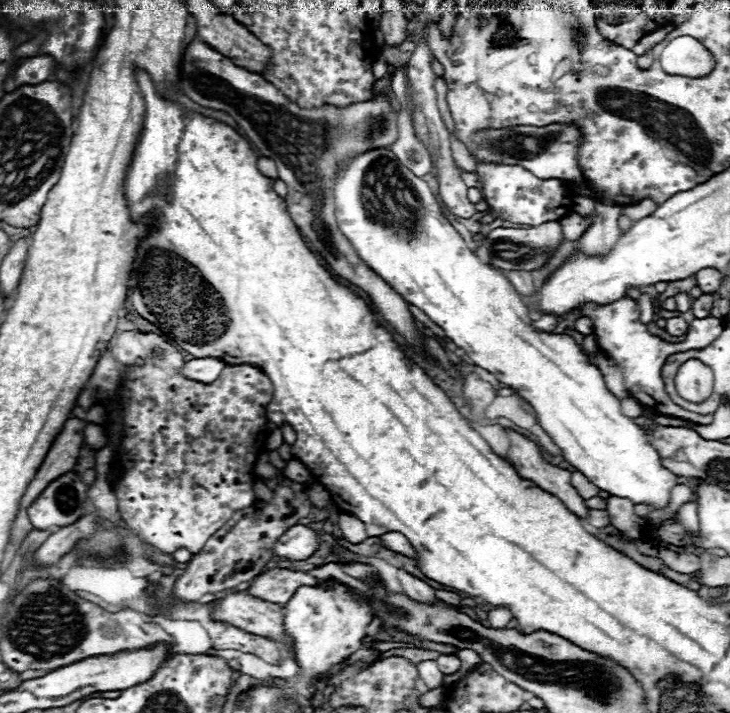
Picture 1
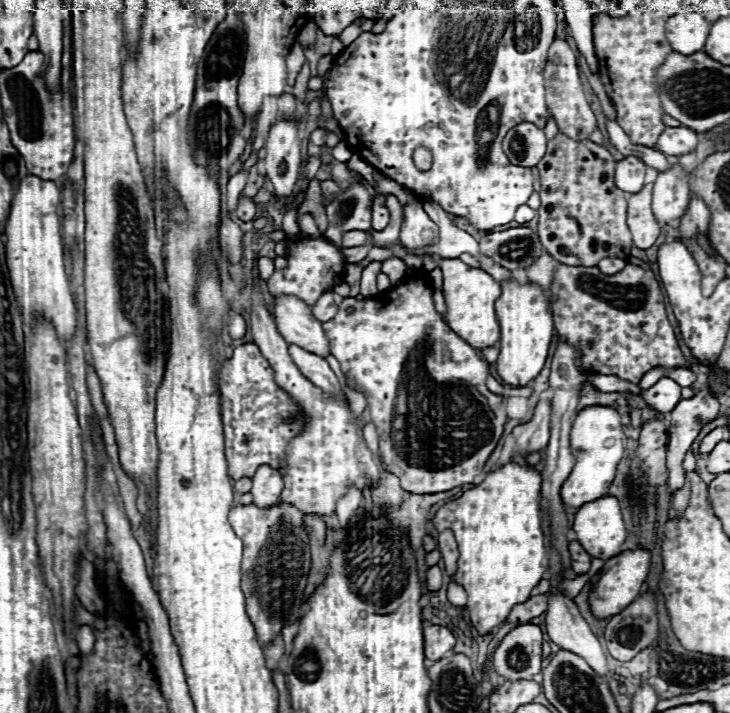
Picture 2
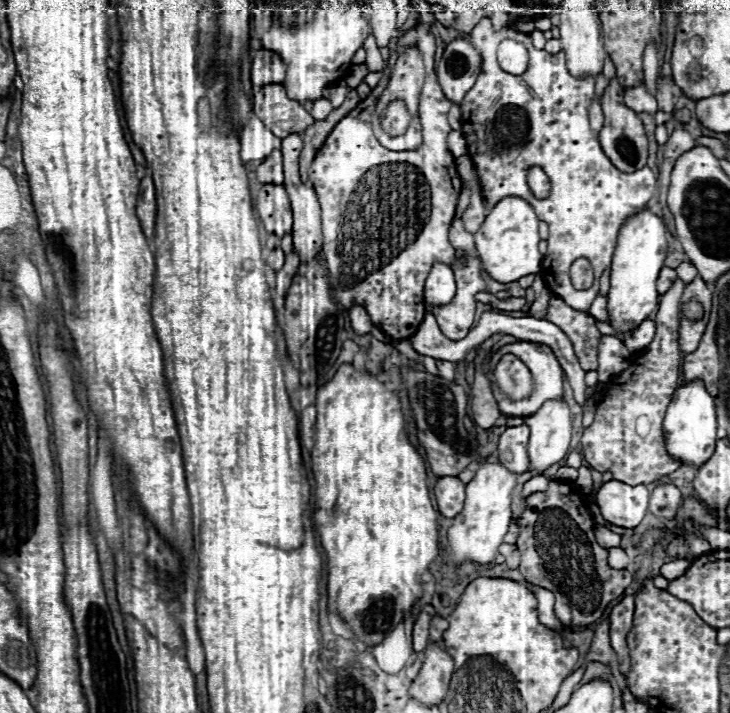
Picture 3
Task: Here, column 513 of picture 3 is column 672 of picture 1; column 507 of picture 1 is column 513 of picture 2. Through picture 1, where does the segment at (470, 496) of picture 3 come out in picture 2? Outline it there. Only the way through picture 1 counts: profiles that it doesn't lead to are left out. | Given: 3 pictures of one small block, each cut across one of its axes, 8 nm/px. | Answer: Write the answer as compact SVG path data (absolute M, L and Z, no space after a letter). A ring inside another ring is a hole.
M516 280L500 282L502 294L496 300L496 318L500 324L500 356L496 360L500 378L510 386L526 386L534 380L548 358L554 336L554 316L546 292L538 284L518 284Z

